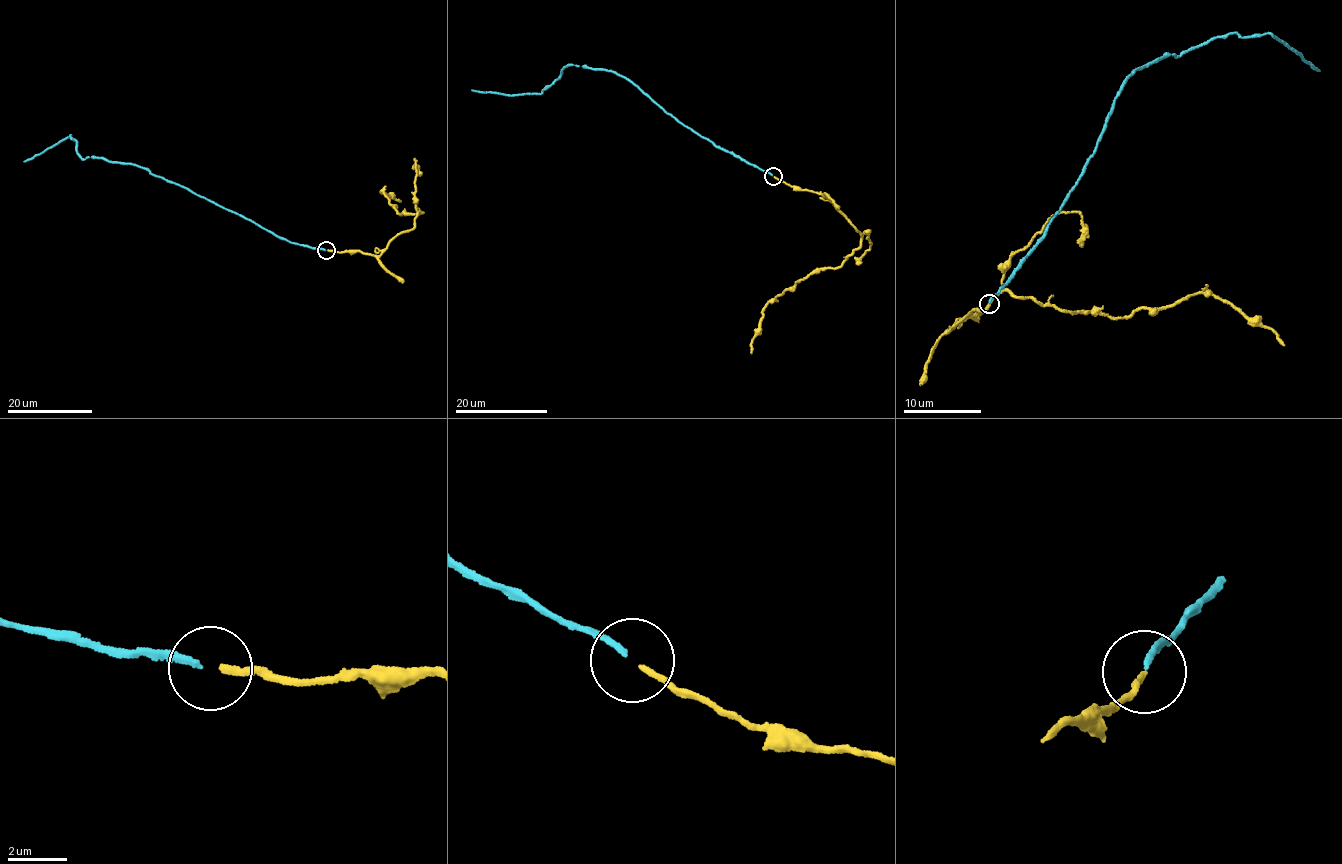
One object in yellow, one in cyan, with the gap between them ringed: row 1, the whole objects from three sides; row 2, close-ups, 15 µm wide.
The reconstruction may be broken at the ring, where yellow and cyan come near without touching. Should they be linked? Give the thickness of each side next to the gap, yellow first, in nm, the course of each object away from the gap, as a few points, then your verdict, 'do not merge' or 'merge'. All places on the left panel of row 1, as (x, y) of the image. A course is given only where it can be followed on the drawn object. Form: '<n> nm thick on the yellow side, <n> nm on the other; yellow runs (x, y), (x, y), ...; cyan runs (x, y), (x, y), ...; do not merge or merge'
200 nm thick on the yellow side, 200 nm on the other; yellow runs (327, 250), (378, 256), (392, 239), (413, 228), (416, 217), (422, 212), (397, 213), (382, 191), (401, 201); cyan runs (325, 250), (281, 238), (148, 170), (92, 157), (81, 159), (77, 143), (70, 135), (24, 161); merge

